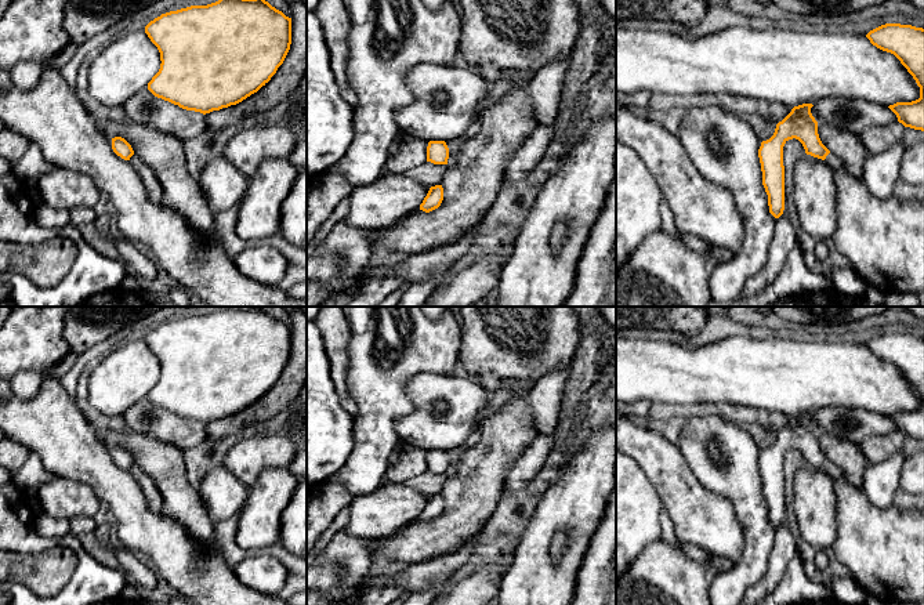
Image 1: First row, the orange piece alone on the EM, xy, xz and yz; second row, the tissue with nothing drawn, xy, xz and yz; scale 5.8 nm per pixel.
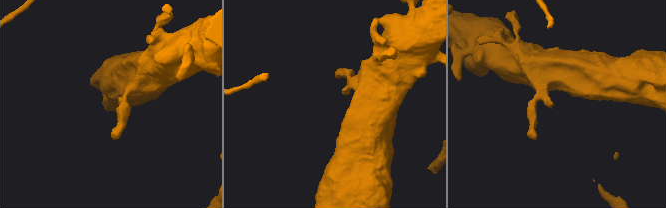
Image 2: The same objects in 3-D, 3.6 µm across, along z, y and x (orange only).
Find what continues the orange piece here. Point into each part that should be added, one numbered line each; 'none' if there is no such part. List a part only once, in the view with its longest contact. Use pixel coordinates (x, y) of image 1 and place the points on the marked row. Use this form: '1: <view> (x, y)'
1: yz (833, 162)

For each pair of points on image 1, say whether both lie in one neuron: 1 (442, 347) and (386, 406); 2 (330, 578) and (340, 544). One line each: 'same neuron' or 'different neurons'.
1: same neuron
2: same neuron

